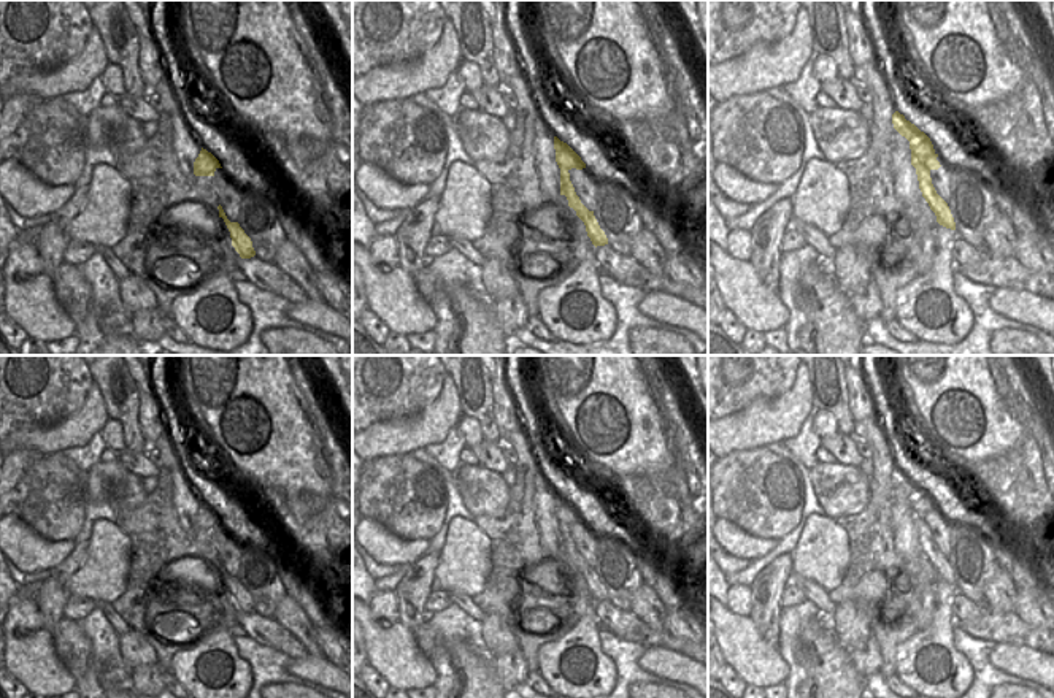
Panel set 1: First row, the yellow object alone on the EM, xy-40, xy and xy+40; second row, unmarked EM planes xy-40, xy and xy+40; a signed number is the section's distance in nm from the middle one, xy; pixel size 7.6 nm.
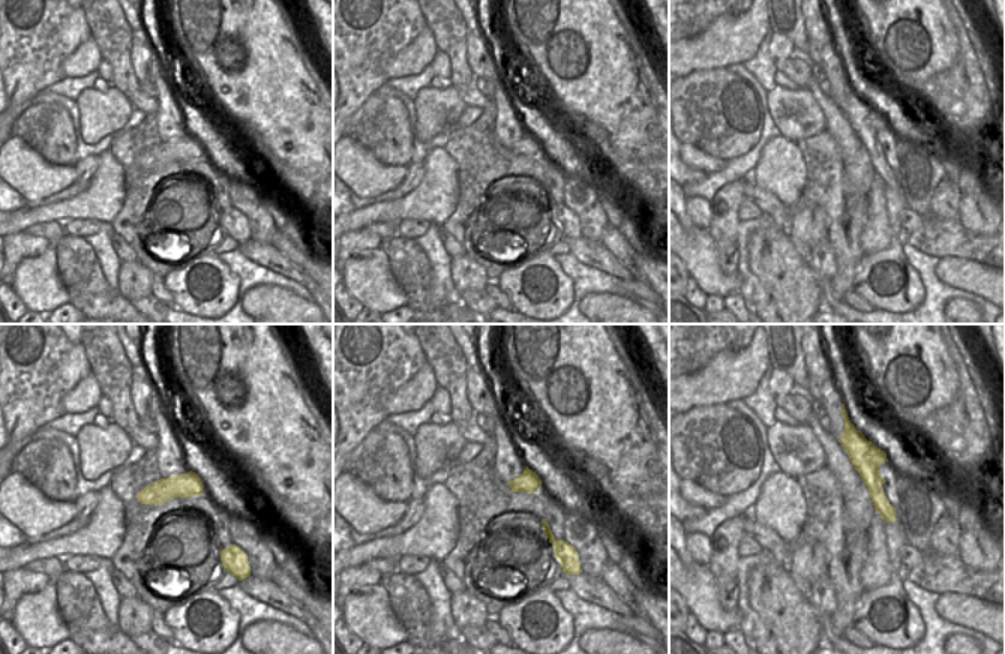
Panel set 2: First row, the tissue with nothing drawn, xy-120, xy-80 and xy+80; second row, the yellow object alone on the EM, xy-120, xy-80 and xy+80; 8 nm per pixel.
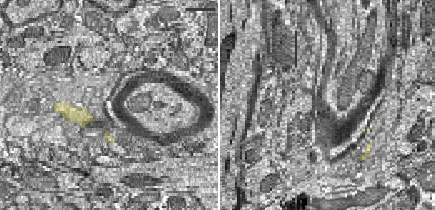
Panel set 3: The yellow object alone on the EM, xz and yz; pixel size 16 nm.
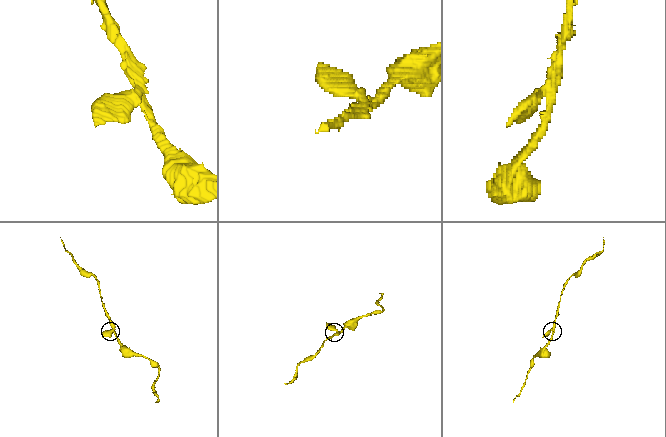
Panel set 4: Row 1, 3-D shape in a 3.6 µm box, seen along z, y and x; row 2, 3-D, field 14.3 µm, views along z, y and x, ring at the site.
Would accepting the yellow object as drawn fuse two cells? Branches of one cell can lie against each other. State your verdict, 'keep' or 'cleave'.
keep

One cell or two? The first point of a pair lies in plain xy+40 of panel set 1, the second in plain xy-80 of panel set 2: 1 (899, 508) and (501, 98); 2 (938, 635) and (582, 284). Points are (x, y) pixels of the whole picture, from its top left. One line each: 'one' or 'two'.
1: one
2: two

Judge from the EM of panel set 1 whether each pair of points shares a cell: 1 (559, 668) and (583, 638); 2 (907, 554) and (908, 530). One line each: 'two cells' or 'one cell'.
1: one cell
2: one cell

